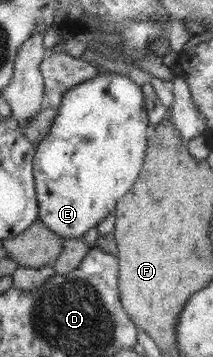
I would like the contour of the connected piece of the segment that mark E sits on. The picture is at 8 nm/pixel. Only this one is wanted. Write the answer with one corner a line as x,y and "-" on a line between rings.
116,72
98,73
98,75
90,78
88,81
75,85
68,89
68,91
65,91
59,108
57,109
56,117
53,119
50,133
46,135
45,139
42,139
42,143
38,144
34,152
33,176
39,207
39,219
46,224
46,227
48,227
50,231
53,231
56,235
64,239
78,238
83,236
89,229
92,229
92,227
96,227
107,215
114,213
114,209
117,209
117,204
123,195
134,191
134,183
136,183
144,163
150,129
148,112
145,108
144,94
141,86
137,85
125,75

